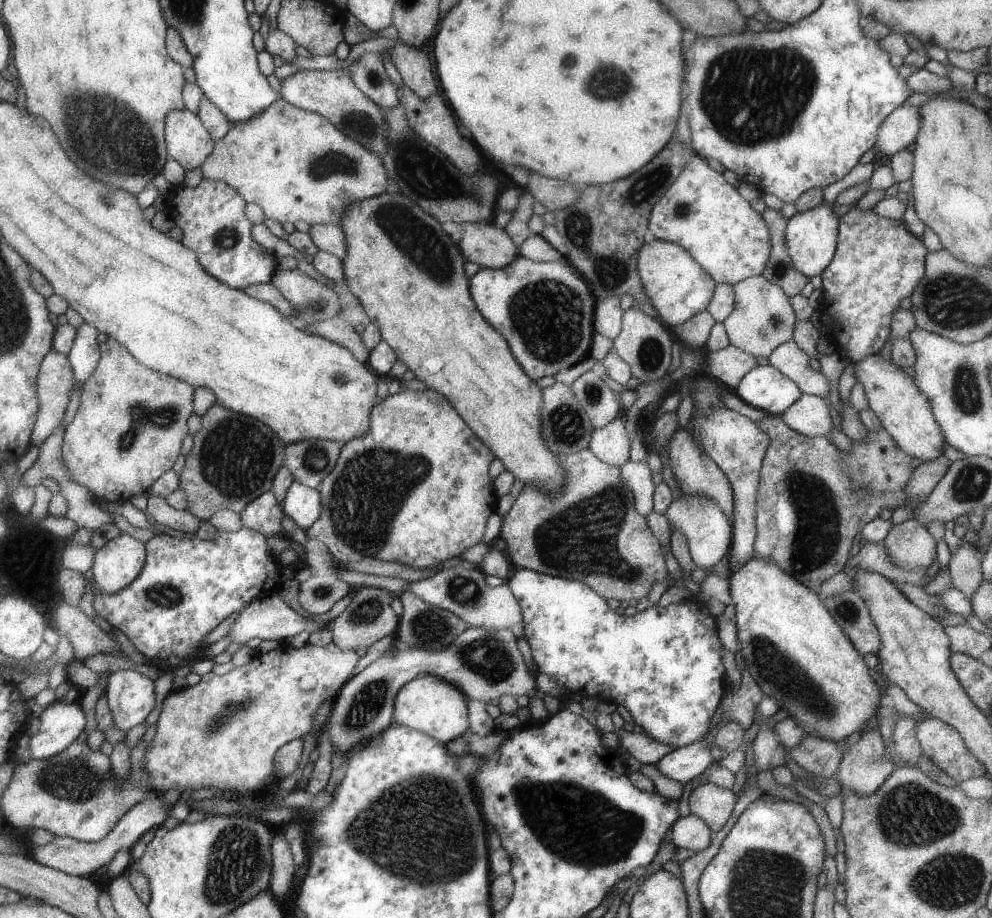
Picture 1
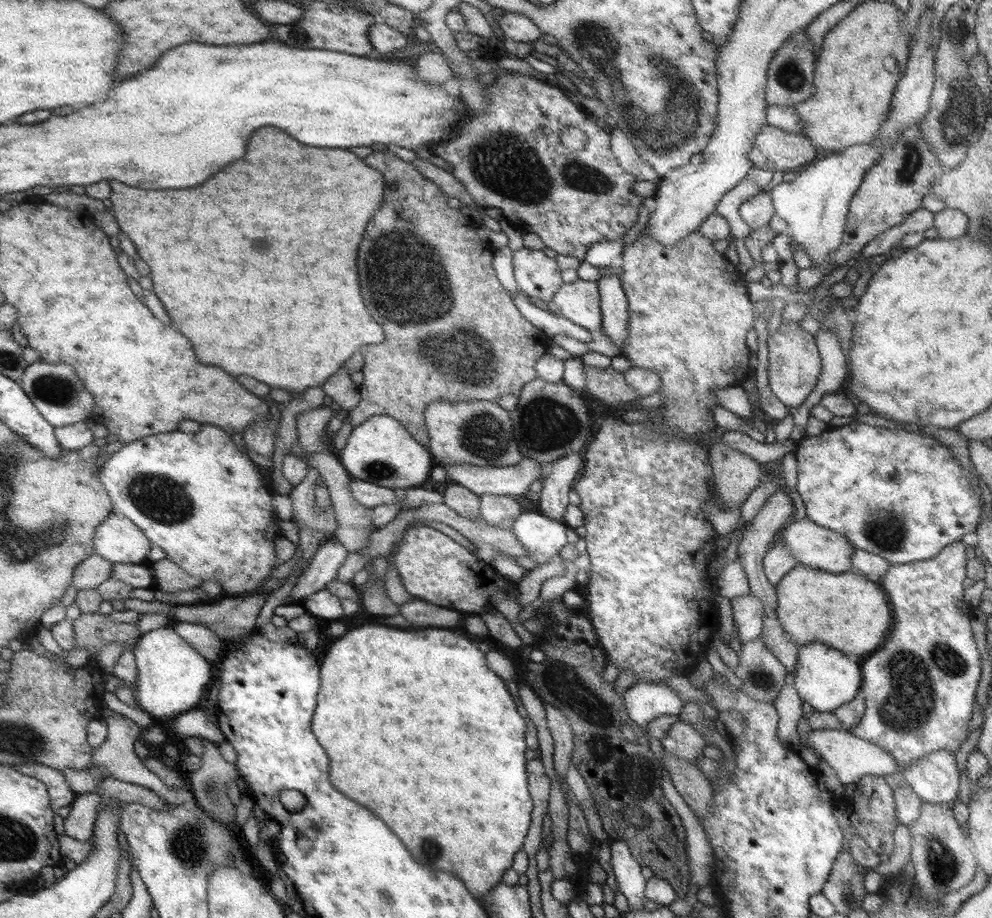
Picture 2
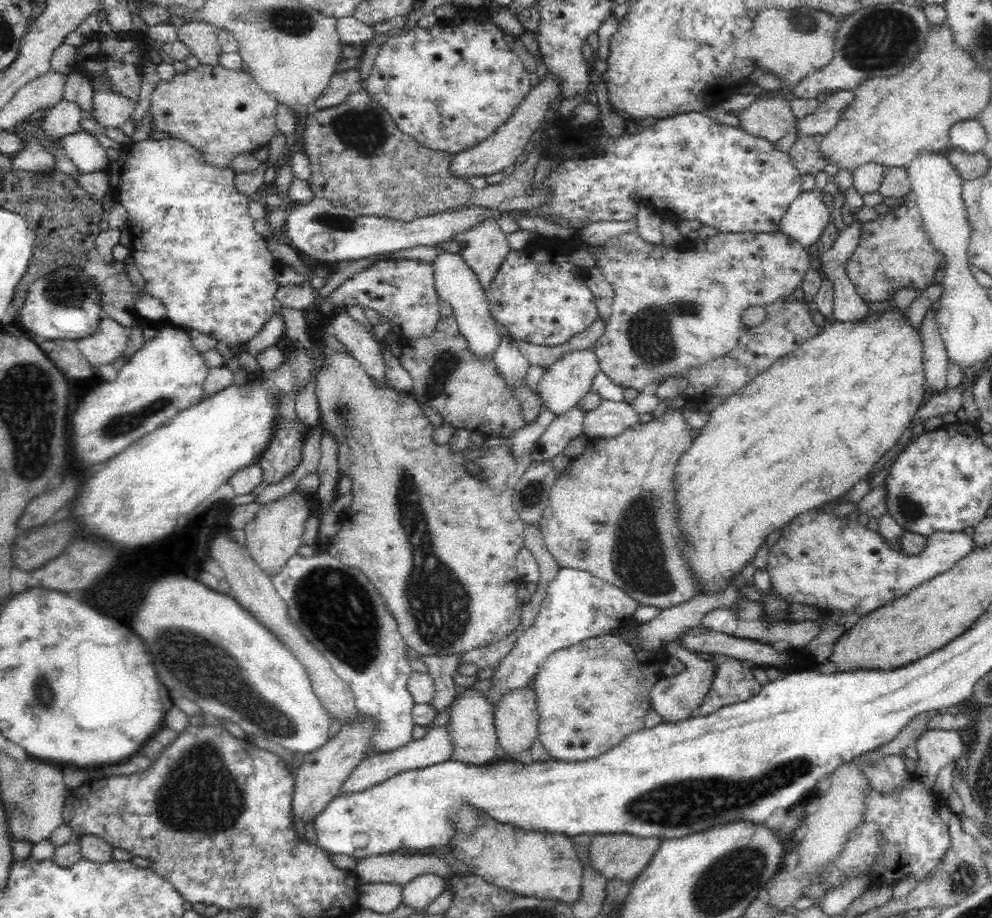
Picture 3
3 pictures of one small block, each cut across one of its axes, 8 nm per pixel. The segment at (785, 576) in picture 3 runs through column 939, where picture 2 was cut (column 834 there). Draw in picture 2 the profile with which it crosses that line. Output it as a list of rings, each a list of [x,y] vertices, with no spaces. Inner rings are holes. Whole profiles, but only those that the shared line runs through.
[[[803,517],[797,521],[789,522],[779,531],[776,540],[789,550],[789,555],[794,557],[796,564],[818,569],[825,573],[845,573],[849,571],[851,557],[855,552],[854,545],[845,536],[833,532],[831,529],[823,528],[815,524],[809,518]]]

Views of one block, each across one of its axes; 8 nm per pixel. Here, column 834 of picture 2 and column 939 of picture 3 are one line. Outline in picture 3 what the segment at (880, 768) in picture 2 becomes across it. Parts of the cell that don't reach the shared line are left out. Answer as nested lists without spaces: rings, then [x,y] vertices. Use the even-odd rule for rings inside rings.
[[[926,730],[916,738],[914,746],[918,754],[914,774],[928,789],[935,787],[940,770],[964,752],[964,742],[957,731]]]

